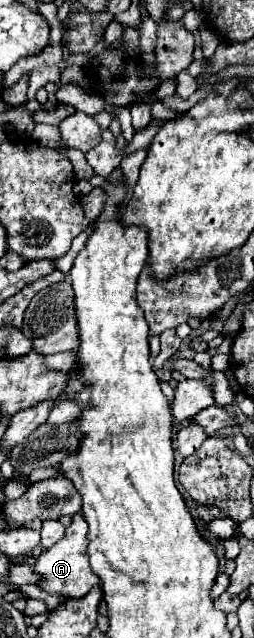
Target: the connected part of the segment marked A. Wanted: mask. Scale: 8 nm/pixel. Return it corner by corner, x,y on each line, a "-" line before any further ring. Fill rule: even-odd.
81,513
73,515
71,525
65,531
65,537
61,541
57,541
53,547
45,549
39,559
37,565
33,567
39,575
41,575
41,587
49,593
63,593
67,597
73,599
81,599
85,597
95,585
99,585
97,575
93,575
93,569
89,567
89,557
87,557
87,523
83,519

